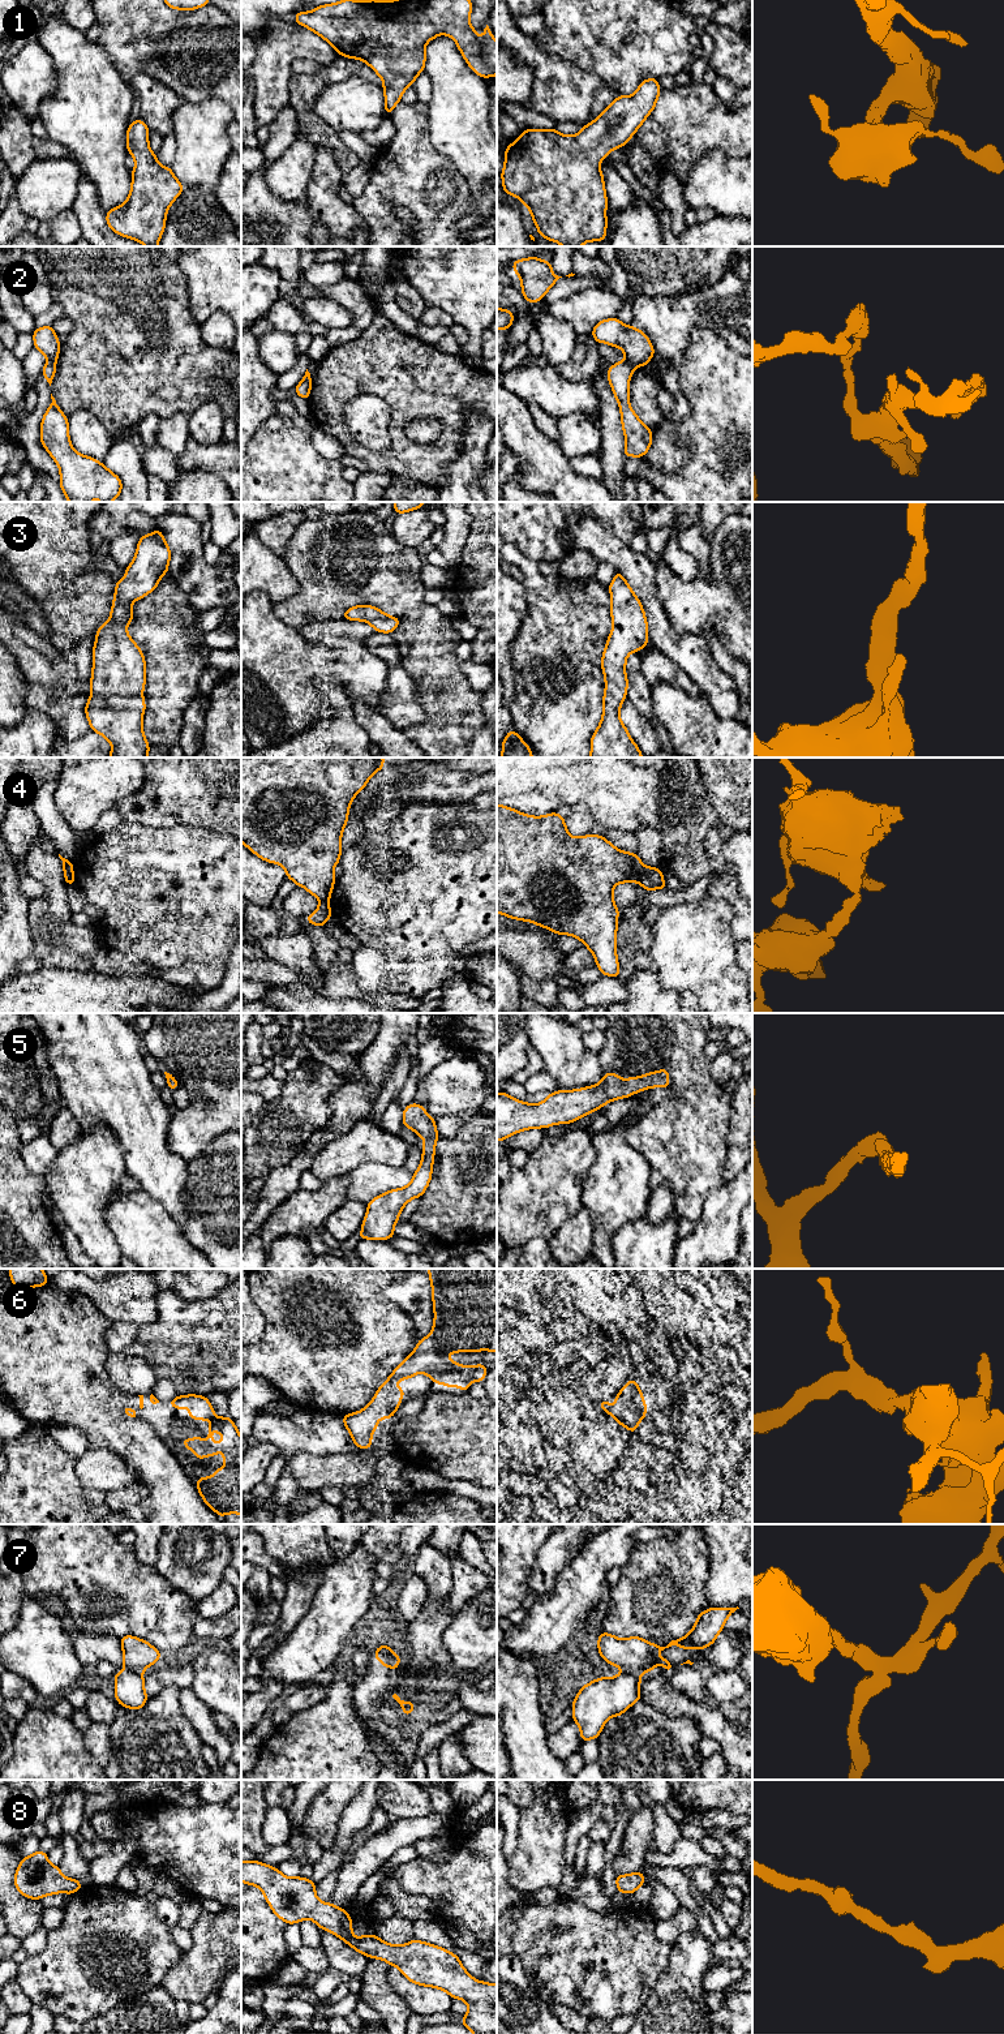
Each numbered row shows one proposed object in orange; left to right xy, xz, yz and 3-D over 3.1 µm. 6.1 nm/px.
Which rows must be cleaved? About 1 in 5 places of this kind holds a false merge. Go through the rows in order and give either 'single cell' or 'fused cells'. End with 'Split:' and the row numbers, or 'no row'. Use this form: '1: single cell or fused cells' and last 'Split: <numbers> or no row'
1: single cell
2: fused cells
3: single cell
4: fused cells
5: single cell
6: single cell
7: fused cells
8: single cell
Split: 2, 4, 7

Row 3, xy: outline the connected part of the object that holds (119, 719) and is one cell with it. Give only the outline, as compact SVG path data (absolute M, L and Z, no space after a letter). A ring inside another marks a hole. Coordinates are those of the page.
M162 531L141 536L134 559L125 567L126 574L116 582L110 619L96 630L93 648L93 671L85 713L93 731L104 737L112 746L108 758L147 758L150 744L142 728L146 704L143 687L146 683L146 662L141 648L129 636L126 625L133 621L130 605L151 593L164 574L168 574L171 549Z

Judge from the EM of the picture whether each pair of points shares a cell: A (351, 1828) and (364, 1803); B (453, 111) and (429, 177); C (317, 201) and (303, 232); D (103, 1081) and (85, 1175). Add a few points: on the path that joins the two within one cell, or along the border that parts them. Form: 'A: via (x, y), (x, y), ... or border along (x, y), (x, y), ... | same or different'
A: via (351, 1822), (360, 1810) | same
B: border along (428, 123), (428, 134), (432, 145), (459, 174) | different
C: border along (305, 197), (310, 215), (330, 232) | different
D: border along (82, 1131), (107, 1127), (120, 1145) | different

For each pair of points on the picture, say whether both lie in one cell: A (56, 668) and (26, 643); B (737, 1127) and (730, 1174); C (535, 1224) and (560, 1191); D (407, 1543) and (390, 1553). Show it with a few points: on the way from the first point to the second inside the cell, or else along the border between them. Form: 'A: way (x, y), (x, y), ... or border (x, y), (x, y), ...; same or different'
A: way (48, 665), (34, 651); same
B: way (737, 1138), (736, 1162); same
C: way (539, 1217), (552, 1198); same
D: border (399, 1537), (402, 1558); different

